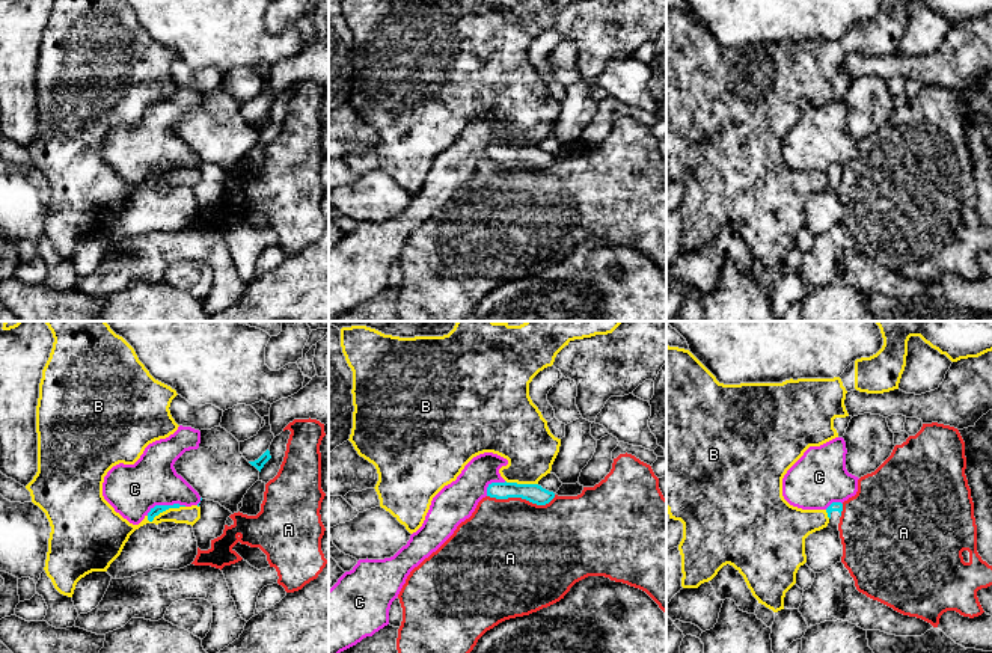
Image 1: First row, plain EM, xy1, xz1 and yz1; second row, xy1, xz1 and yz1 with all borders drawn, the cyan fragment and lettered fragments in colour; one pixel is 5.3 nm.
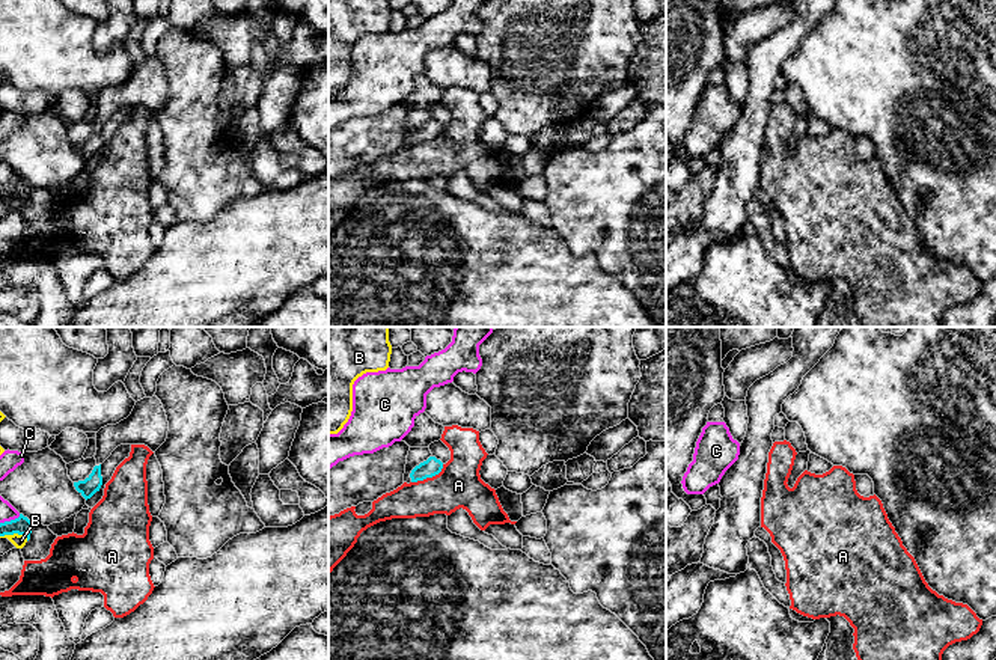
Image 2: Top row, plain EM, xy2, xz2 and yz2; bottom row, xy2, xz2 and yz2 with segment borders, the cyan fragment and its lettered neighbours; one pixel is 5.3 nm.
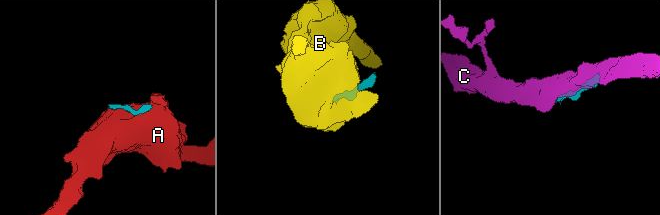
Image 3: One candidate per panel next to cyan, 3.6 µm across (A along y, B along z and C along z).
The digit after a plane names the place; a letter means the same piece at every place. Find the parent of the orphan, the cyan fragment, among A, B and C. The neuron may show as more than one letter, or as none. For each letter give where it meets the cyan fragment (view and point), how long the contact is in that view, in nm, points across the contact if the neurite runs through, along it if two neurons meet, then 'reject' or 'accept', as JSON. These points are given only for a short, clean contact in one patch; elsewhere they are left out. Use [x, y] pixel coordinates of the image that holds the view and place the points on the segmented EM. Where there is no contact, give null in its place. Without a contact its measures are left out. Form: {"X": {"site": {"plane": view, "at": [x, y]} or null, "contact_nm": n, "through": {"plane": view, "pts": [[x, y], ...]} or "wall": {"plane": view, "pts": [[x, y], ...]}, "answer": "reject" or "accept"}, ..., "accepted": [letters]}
{"A": {"site": {"plane": "xz1", "at": [522, 498]}, "contact_nm": 360, "answer": "reject"}, "B": {"site": {"plane": "xy1", "at": [165, 510]}, "contact_nm": 220, "wall": {"plane": "xy1", "pts": [[184, 505], [166, 508], [151, 521], [146, 519]]}, "answer": "reject"}, "C": {"site": {"plane": "xy1", "at": [166, 505]}, "contact_nm": 220, "wall": {"plane": "xy1", "pts": [[186, 505], [157, 504], [146, 515]]}, "answer": "reject"}, "accepted": []}

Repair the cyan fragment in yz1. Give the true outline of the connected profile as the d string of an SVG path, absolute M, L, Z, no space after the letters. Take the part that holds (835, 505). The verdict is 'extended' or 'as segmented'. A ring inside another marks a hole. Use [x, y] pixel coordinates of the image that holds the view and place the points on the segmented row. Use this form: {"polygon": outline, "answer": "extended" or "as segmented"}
{"polygon": "M832 502L828 508L829 523L826 528L810 534L805 538L807 566L814 573L822 573L837 563L841 563L843 544L838 523L843 511L841 502Z", "answer": "extended"}

